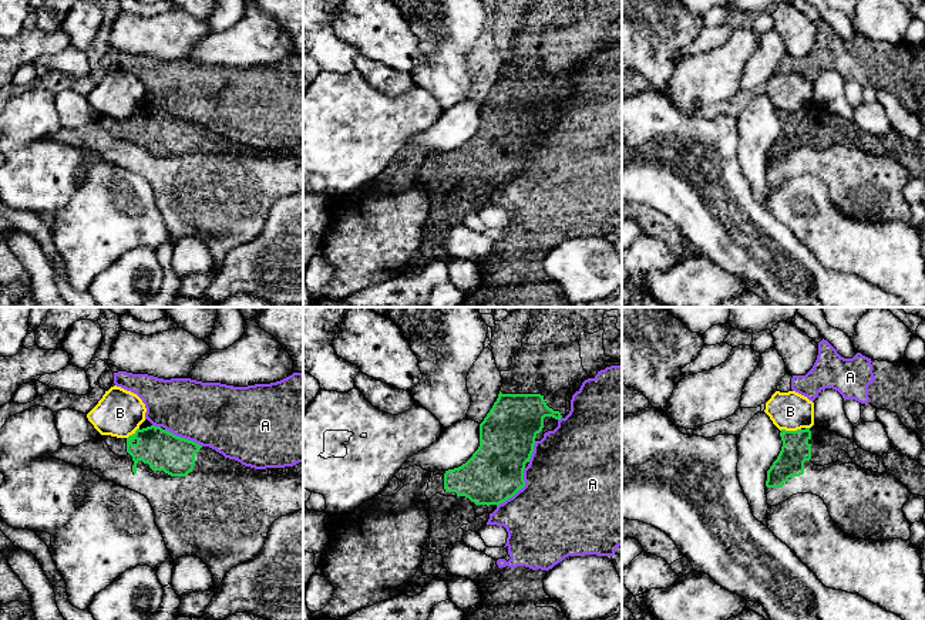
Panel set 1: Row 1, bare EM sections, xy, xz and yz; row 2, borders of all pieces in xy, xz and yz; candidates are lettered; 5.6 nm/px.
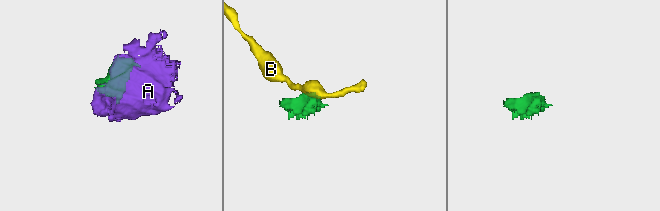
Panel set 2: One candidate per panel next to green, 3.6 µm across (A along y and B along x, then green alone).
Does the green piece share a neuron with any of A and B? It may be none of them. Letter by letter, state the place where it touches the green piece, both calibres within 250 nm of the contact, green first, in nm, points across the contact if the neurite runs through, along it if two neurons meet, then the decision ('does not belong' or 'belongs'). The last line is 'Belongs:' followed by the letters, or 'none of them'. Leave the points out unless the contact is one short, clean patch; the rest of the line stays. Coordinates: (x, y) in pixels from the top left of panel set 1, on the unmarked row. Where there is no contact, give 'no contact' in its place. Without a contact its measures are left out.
A: contact xz (518, 171); calibres 320 and 480 nm; does not belong
B: contact yz (790, 113); calibres 160 and 220 nm; border yz (800, 110), (780, 111); does not belong
Belongs: none of them

